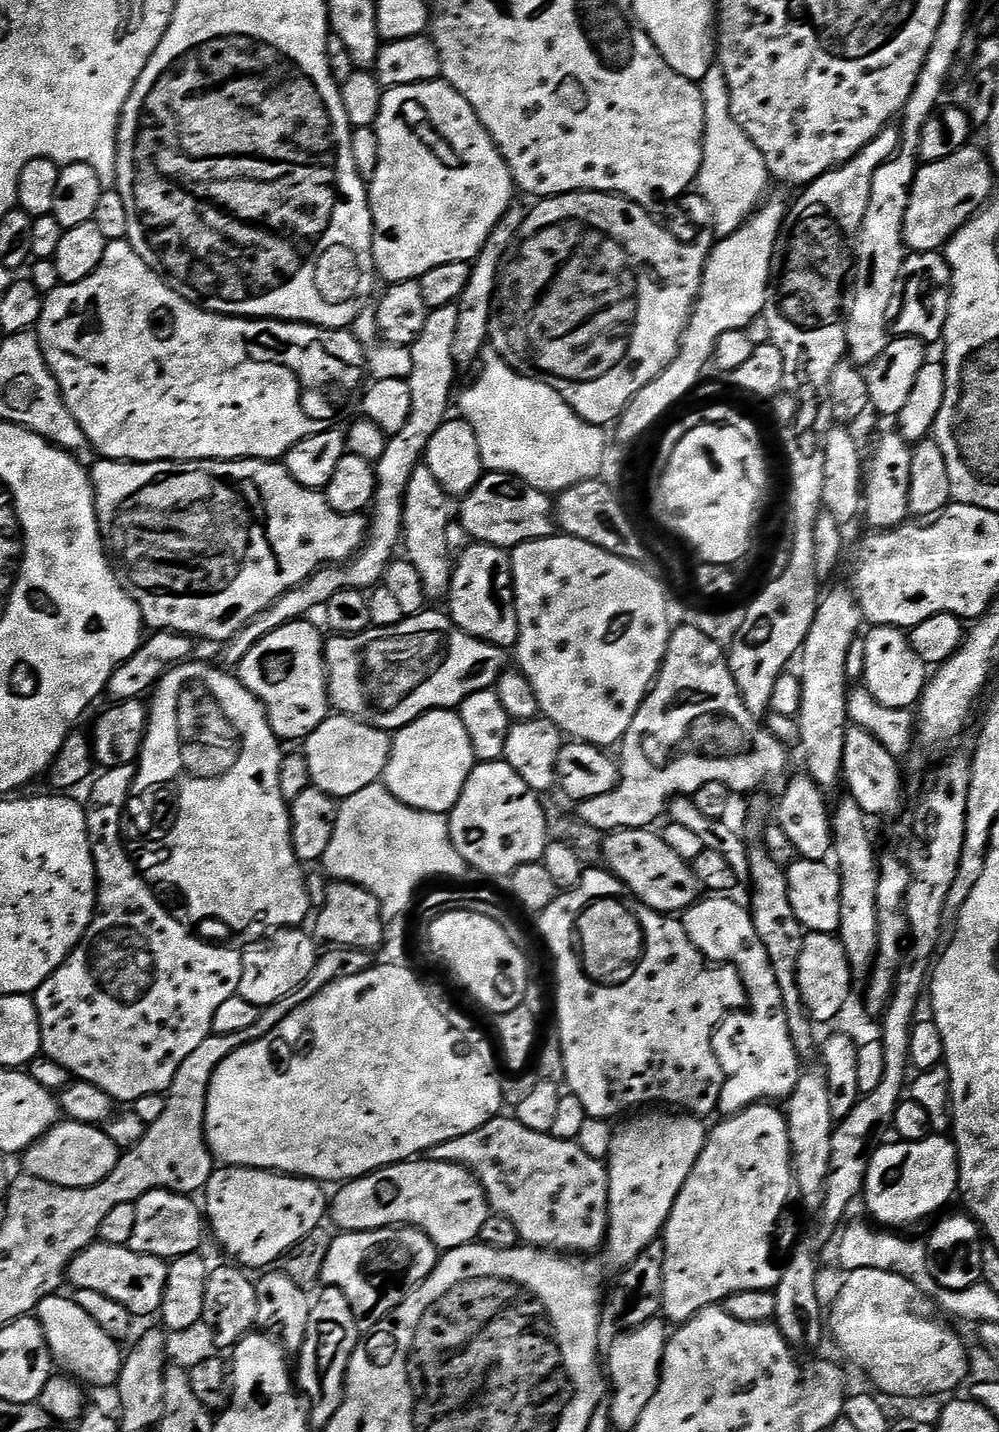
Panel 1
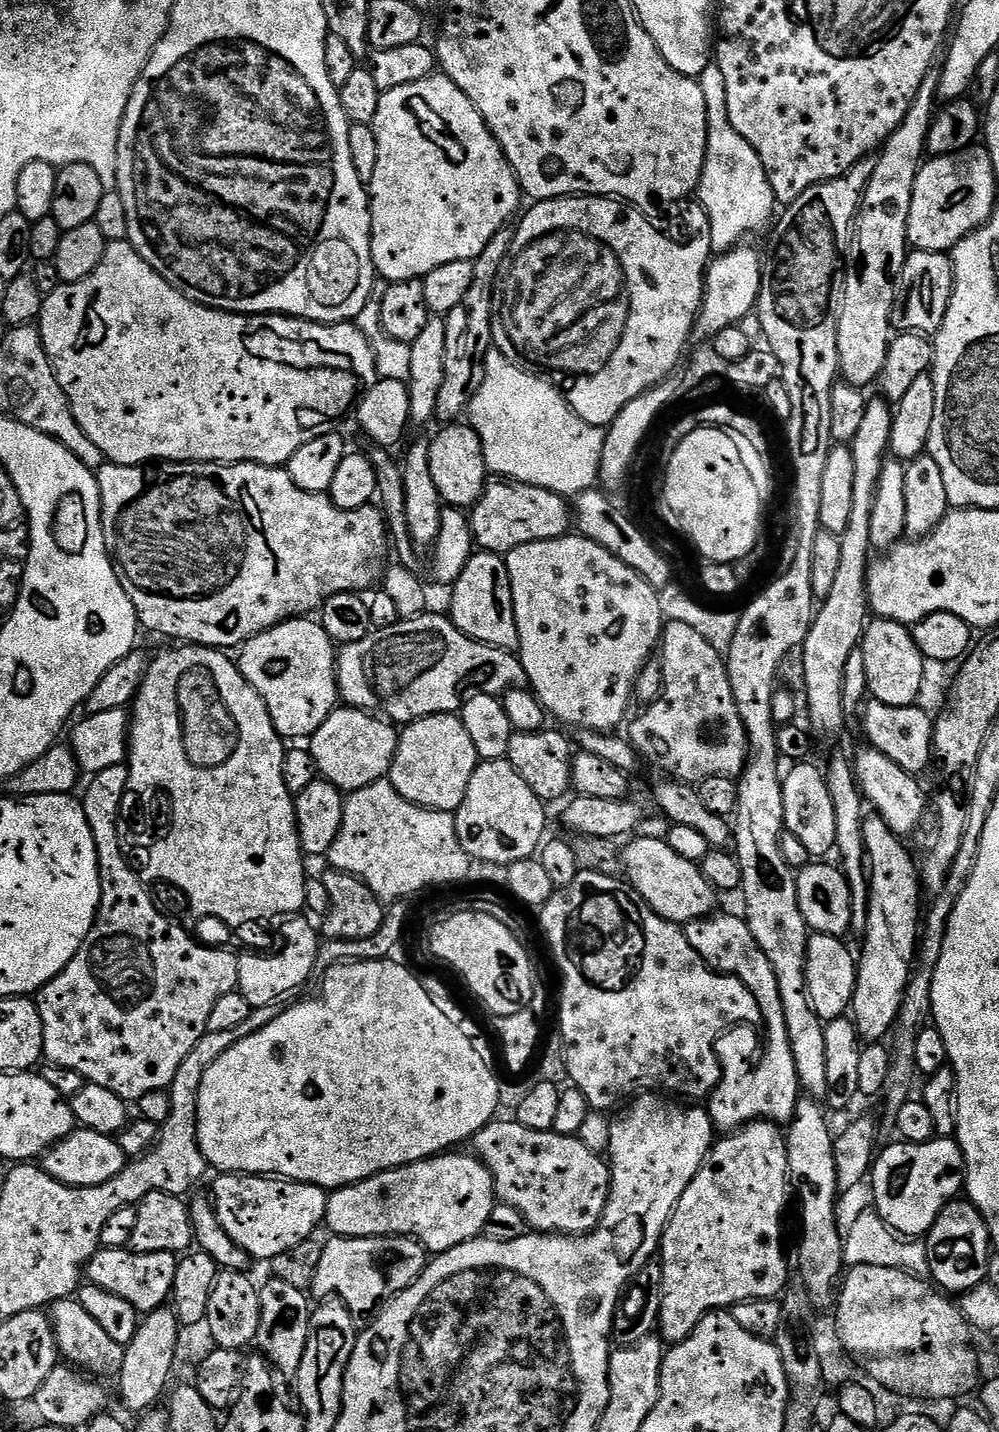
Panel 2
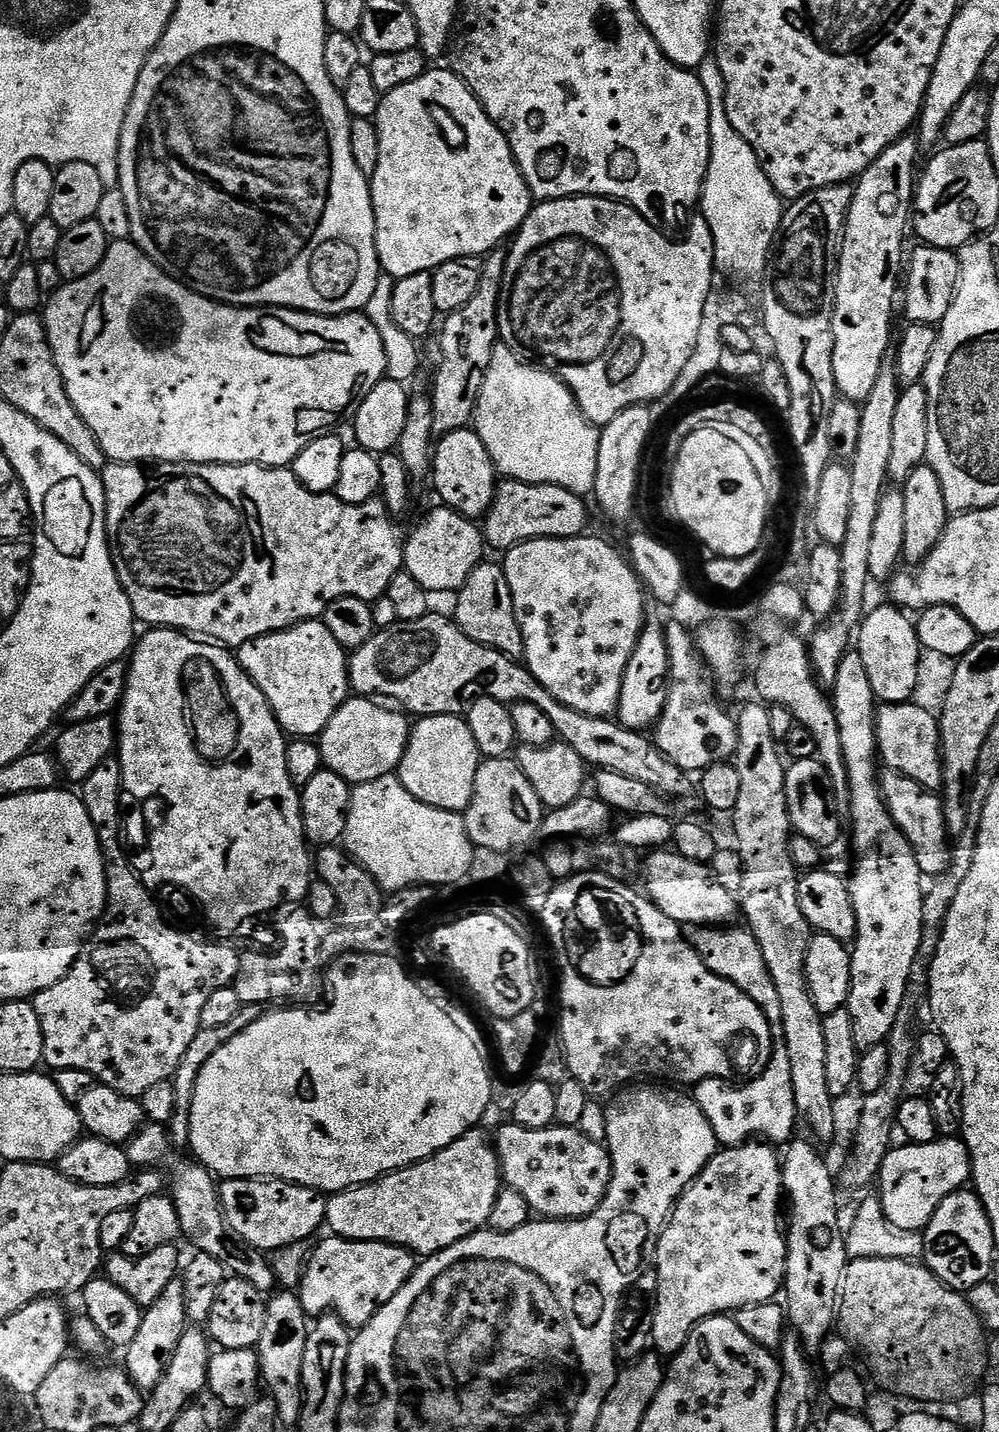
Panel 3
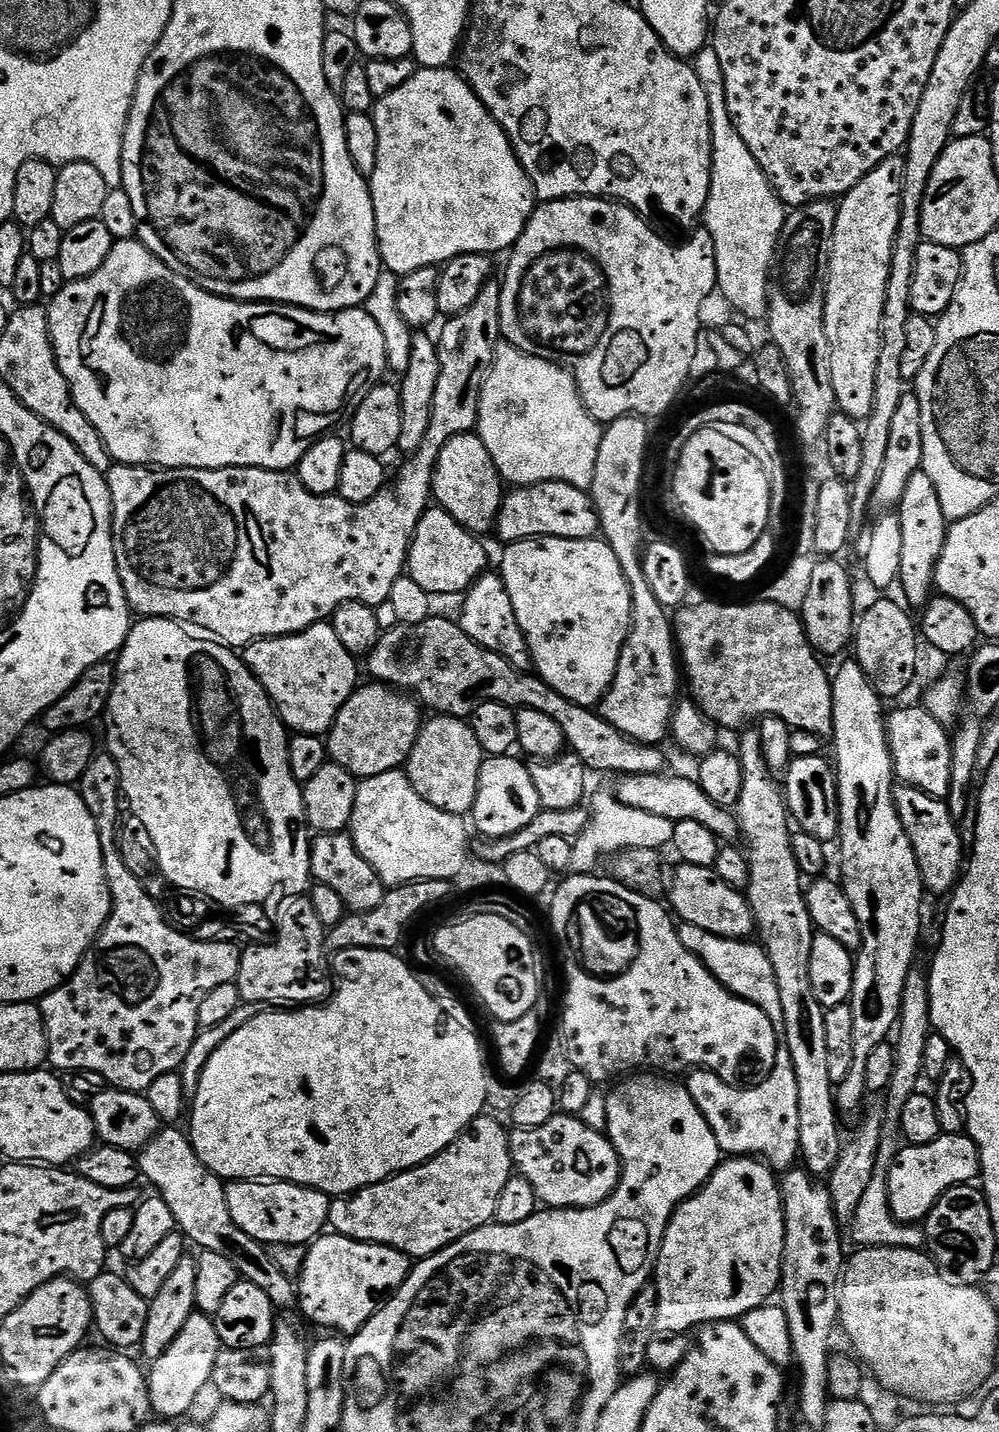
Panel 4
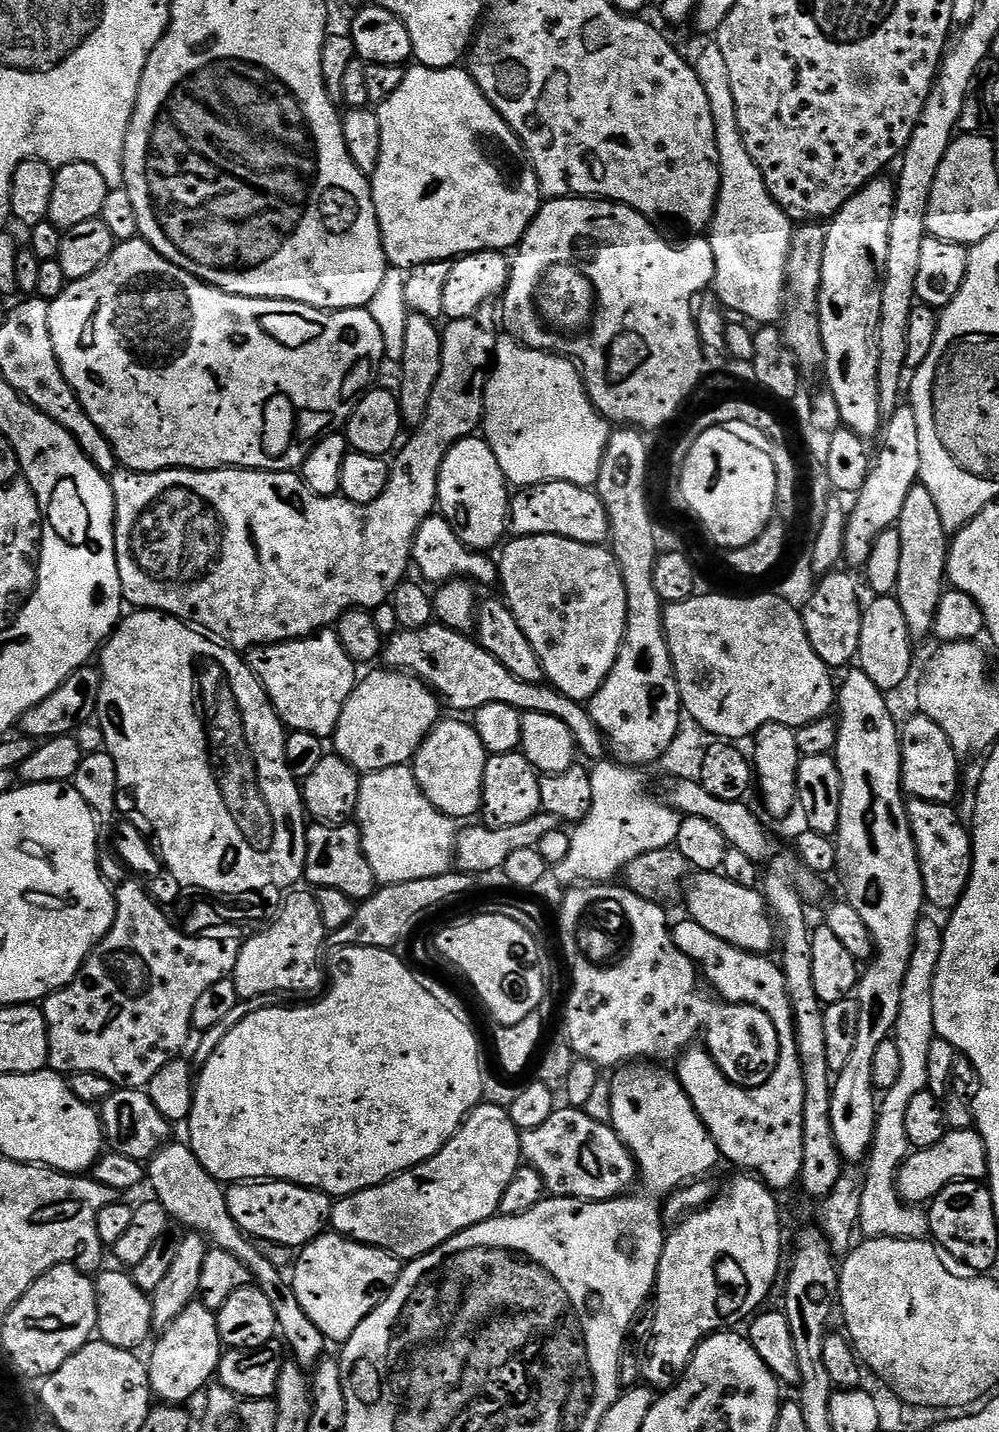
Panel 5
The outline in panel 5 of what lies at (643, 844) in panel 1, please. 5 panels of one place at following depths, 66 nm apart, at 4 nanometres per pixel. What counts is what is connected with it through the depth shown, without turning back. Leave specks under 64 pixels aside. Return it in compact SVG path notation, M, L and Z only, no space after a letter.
M696 872L687 881L688 912L687 915L702 930L710 930L714 938L722 938L722 942L730 942L730 946L741 948L747 952L768 954L777 947L778 928L774 917L768 910L768 901L756 888L738 886L738 882L730 882L720 872Z

